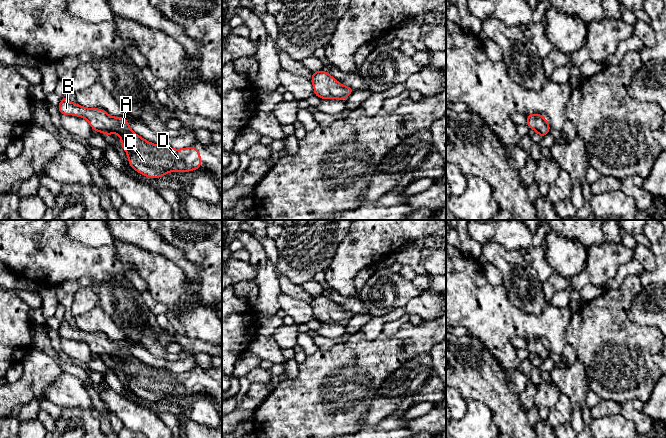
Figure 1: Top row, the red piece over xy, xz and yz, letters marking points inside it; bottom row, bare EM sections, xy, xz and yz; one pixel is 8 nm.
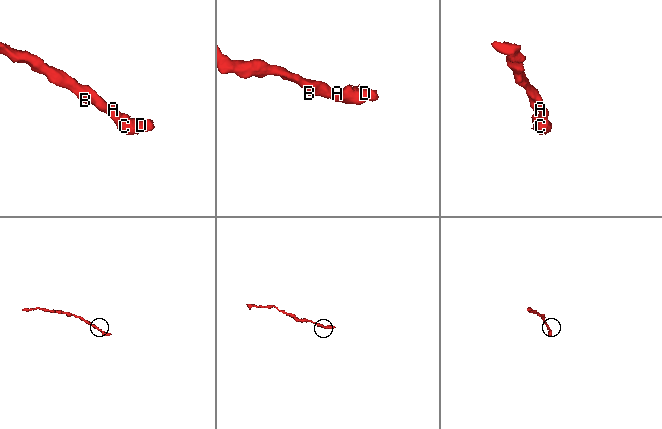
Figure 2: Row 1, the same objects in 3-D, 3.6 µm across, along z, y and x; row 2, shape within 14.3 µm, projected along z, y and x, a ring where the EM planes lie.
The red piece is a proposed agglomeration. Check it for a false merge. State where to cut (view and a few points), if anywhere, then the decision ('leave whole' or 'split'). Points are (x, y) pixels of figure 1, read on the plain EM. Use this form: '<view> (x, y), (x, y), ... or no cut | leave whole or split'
no cut | leave whole

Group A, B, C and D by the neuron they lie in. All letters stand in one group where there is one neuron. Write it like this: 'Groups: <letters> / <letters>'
Groups: A B C D

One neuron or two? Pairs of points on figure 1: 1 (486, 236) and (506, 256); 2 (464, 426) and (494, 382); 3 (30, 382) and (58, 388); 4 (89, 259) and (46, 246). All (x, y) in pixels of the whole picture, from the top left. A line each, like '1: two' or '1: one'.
1: two
2: two
3: two
4: one

